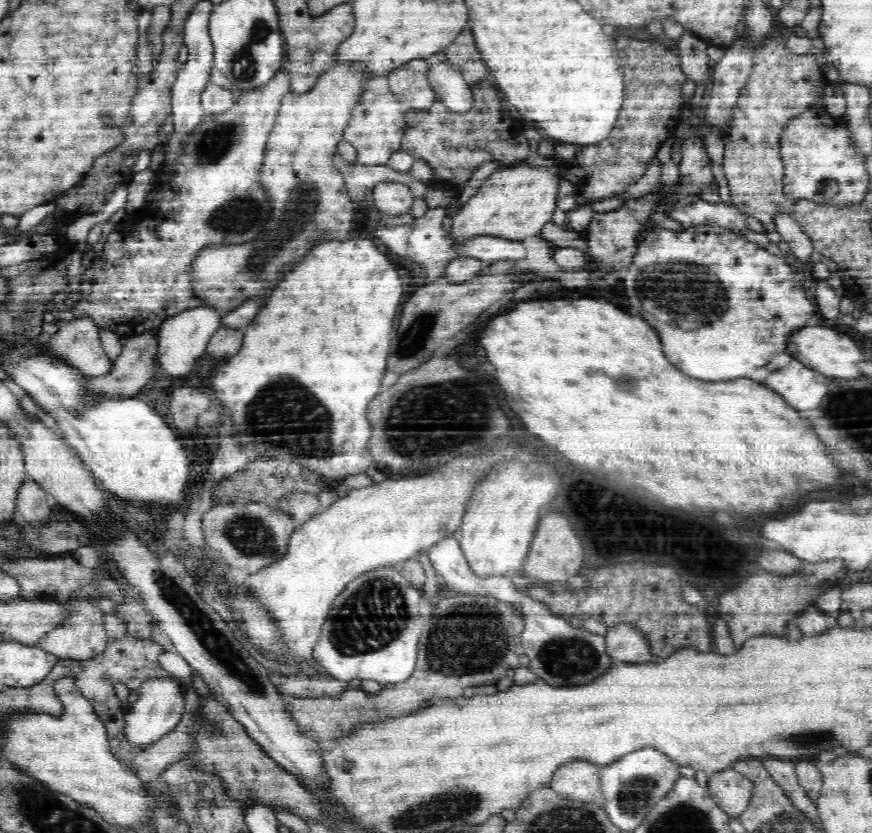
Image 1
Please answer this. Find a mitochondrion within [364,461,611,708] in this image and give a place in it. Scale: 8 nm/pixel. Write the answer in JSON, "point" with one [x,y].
{"point":[469,641]}

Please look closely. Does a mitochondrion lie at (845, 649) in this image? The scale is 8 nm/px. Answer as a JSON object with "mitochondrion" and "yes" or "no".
{"mitochondrion":"no"}

